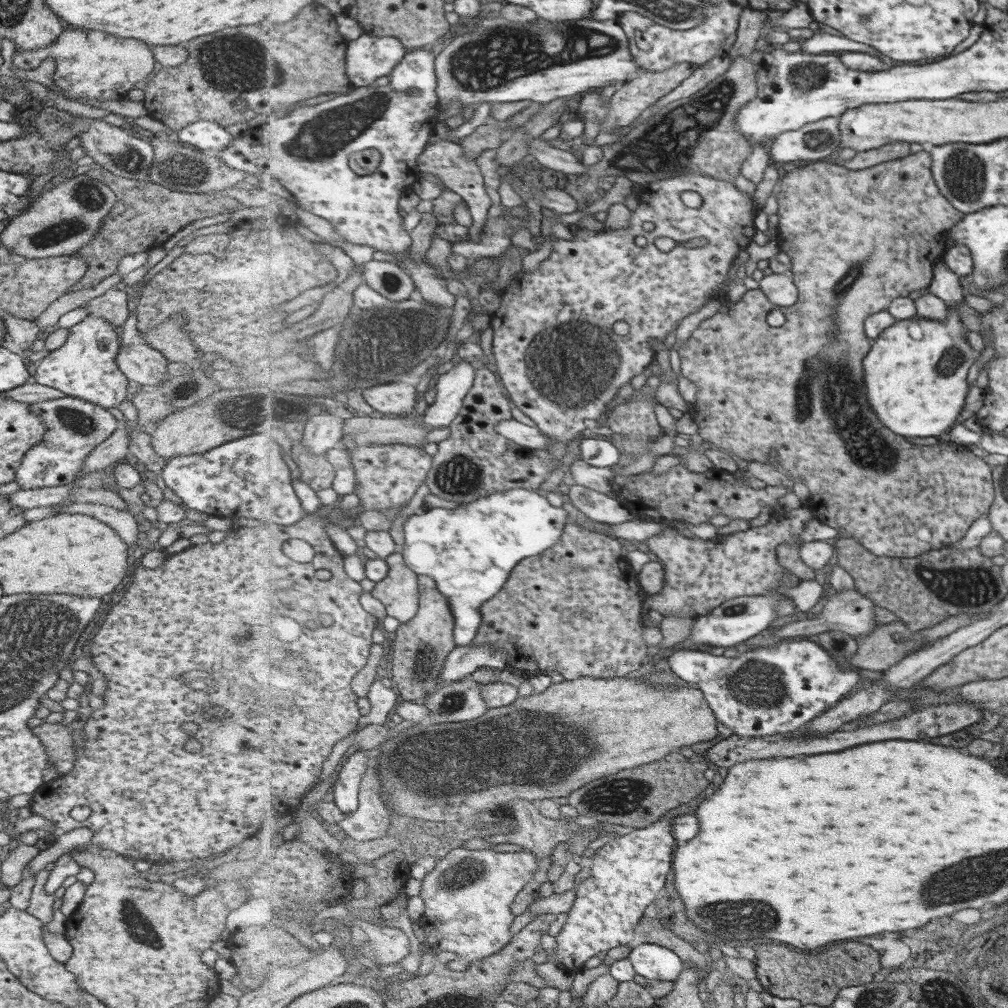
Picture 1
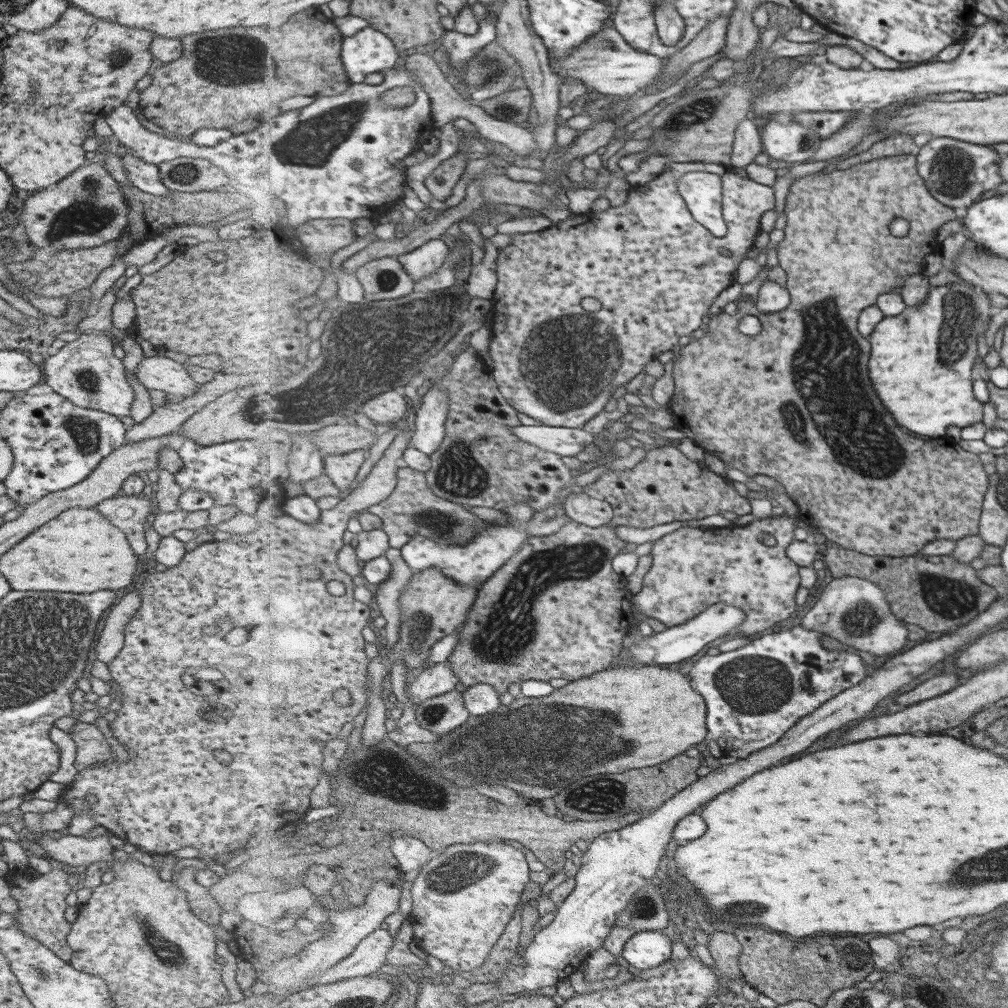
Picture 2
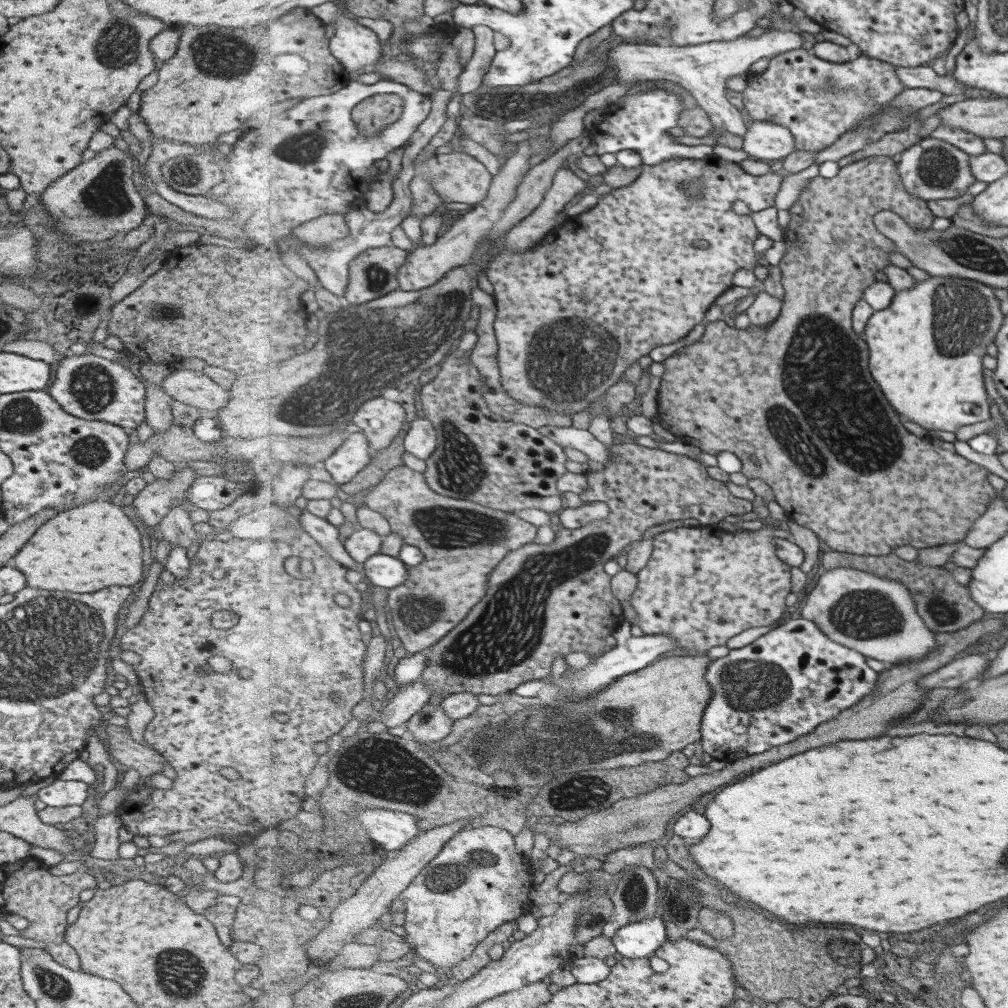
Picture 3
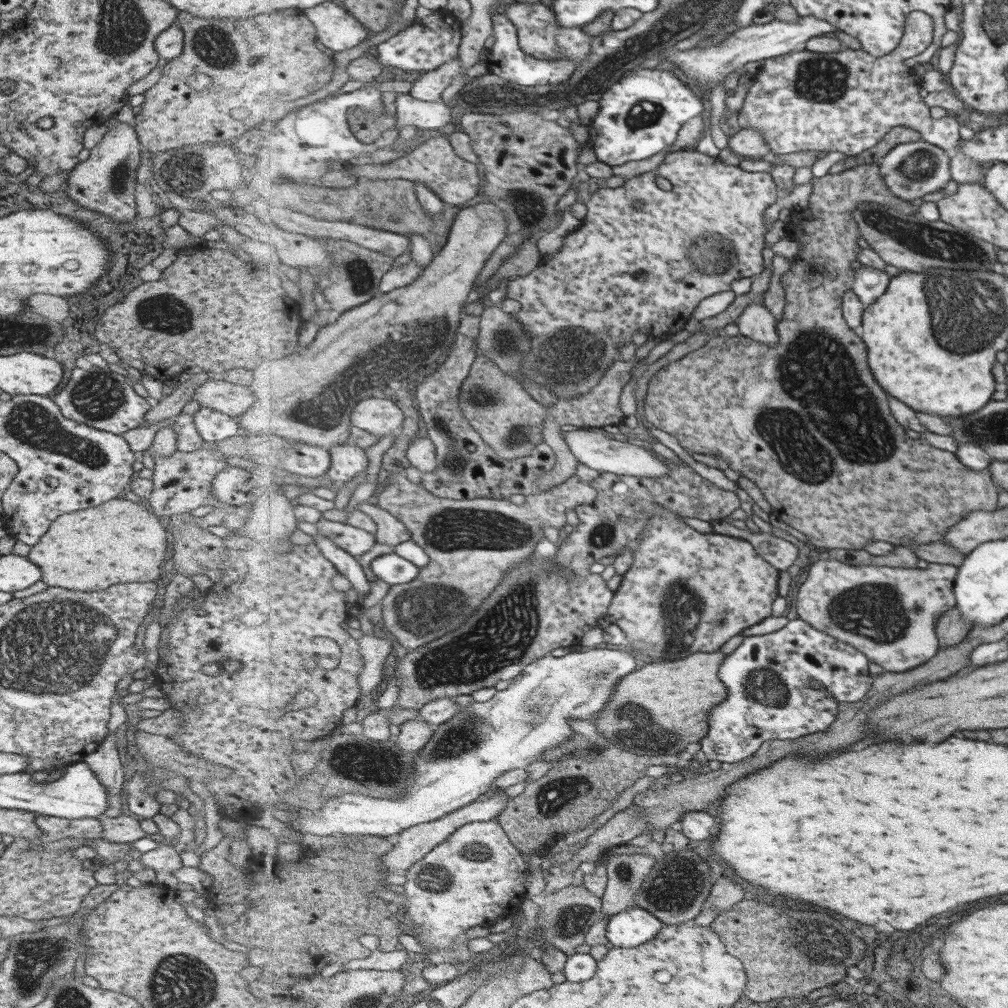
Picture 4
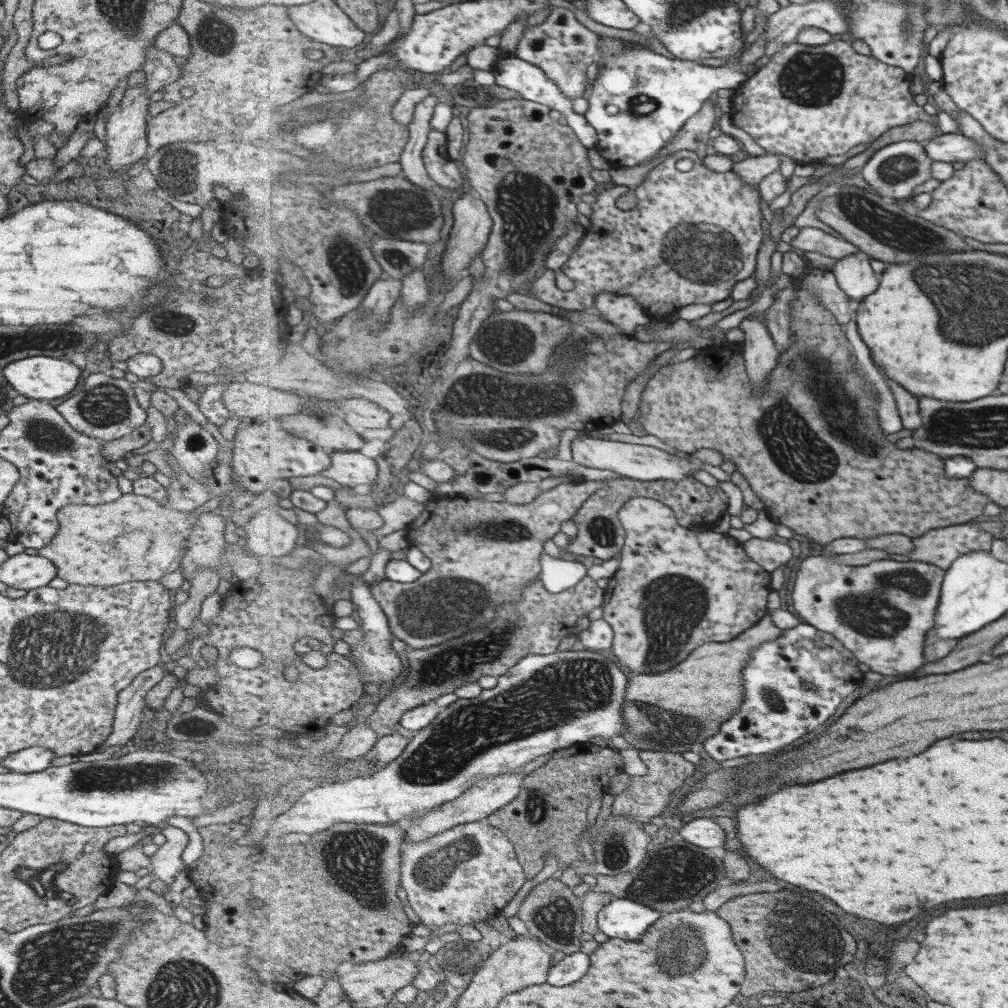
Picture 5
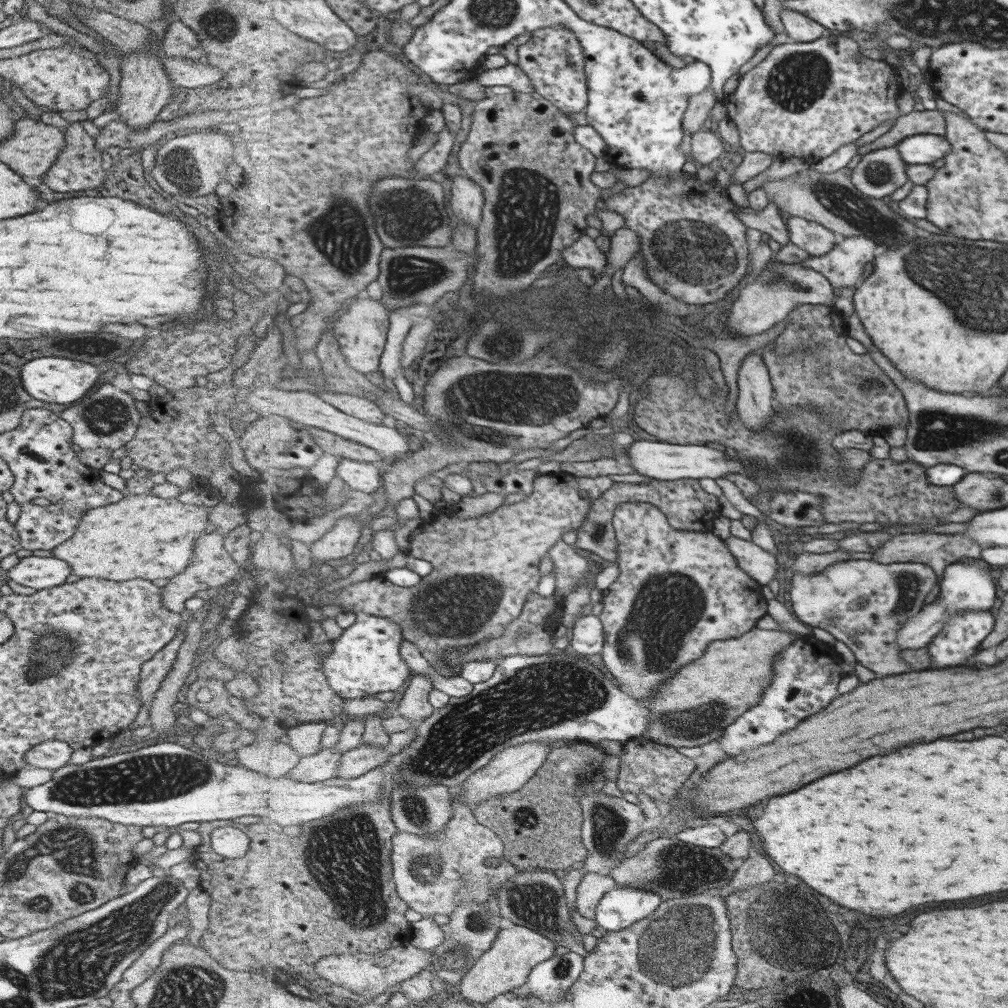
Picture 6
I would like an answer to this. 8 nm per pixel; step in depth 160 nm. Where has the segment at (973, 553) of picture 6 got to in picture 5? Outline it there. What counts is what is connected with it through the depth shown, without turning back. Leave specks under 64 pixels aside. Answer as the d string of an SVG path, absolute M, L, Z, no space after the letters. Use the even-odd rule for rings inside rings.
M979 523L940 527L930 530L922 537L915 537L916 548L906 559L933 563L946 571L959 556L968 554L970 551L990 551L994 538L996 537L982 529Z

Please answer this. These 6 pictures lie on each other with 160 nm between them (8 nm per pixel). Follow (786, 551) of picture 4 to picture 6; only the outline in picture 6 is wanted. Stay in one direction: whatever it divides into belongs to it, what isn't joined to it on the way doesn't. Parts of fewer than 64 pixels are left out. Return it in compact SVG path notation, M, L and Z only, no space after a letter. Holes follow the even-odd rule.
M731 536L726 540L731 548L731 552L737 556L743 569L746 569L754 580L760 584L768 586L772 580L778 578L778 555L771 553L756 544L737 536Z

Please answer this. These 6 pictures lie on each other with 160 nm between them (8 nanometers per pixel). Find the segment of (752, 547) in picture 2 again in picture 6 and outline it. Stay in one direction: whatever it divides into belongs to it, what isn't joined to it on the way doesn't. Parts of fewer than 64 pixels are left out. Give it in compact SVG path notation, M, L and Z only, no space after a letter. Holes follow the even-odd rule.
M634 502L622 503L615 514L615 528L617 530L619 544L619 565L621 574L617 581L604 592L603 602L605 603L605 612L601 615L601 620L607 634L605 650L602 653L602 658L606 667L616 676L622 688L636 697L640 701L649 699L652 695L657 693L657 690L668 680L674 678L686 664L690 664L692 660L698 660L706 654L708 646L716 640L730 640L730 638L740 638L744 634L748 634L751 630L756 628L756 623L762 620L764 616L769 614L769 601L763 596L761 589L763 585L754 580L752 575L743 569L741 562L737 559L734 551L726 540L716 536L716 534L708 531L685 531L672 526L669 516L655 504L651 502Z

